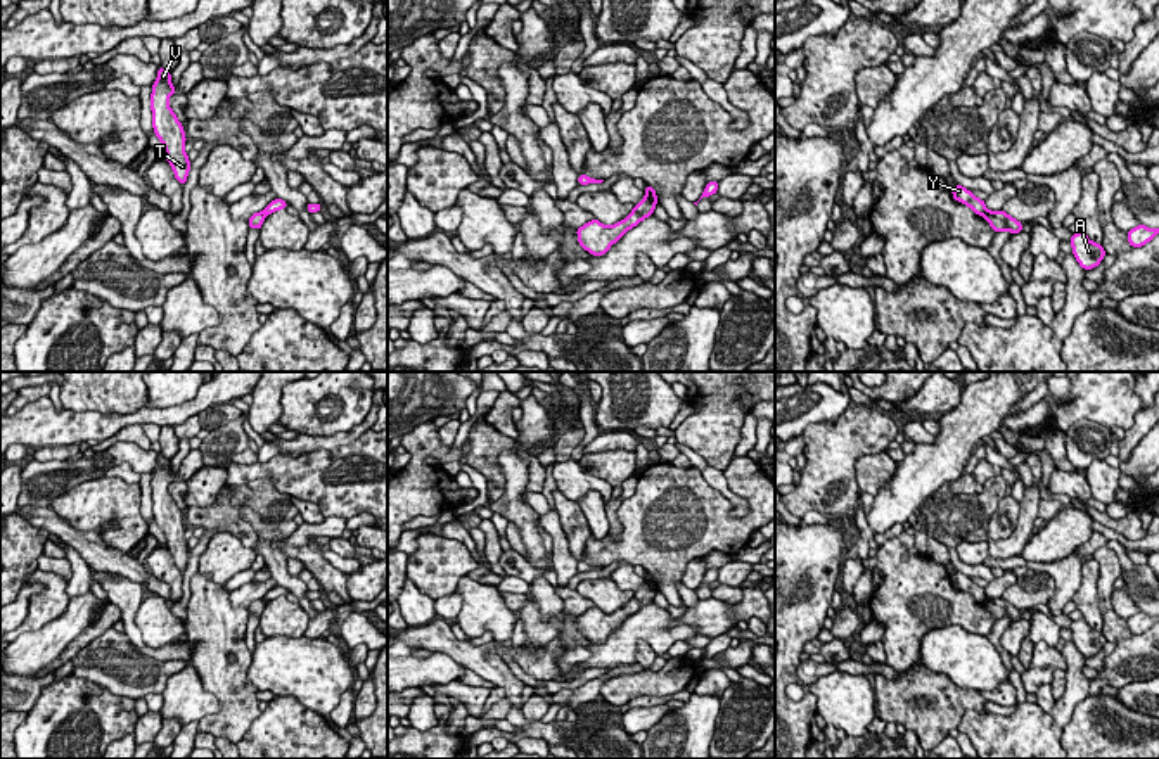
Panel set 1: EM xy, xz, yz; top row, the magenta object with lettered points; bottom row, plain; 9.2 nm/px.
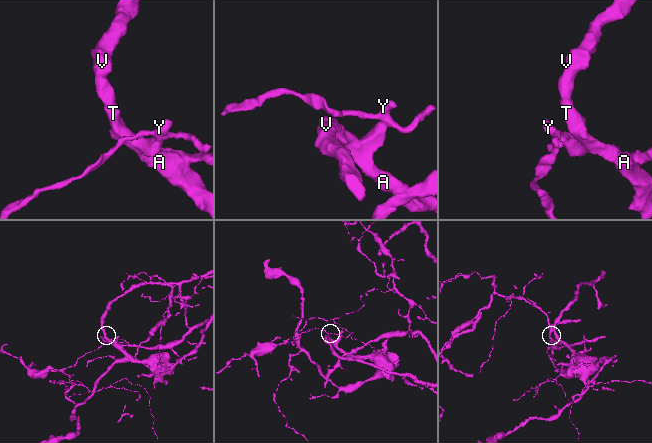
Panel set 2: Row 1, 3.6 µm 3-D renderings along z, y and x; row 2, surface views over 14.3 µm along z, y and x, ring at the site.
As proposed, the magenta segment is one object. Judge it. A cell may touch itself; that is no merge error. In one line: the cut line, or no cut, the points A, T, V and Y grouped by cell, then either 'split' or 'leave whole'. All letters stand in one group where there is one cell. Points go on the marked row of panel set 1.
yz (990, 211), (985, 216) | A T V / Y | split

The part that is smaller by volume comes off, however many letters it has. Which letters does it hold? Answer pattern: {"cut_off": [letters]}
{"cut_off": ["Y"]}

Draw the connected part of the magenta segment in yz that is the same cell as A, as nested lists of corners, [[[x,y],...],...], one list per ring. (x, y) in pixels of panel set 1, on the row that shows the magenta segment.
[[[1081,230],[1071,235],[1073,254],[1083,270],[1092,270],[1100,265],[1105,256],[1102,244],[1092,242]]]

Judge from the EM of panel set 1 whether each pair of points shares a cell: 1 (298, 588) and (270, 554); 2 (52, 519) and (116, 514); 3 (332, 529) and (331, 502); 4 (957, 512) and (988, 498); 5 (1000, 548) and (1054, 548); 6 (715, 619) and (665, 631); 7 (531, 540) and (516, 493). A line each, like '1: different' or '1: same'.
1: same
2: different
3: different
4: same
5: different
6: different
7: same

